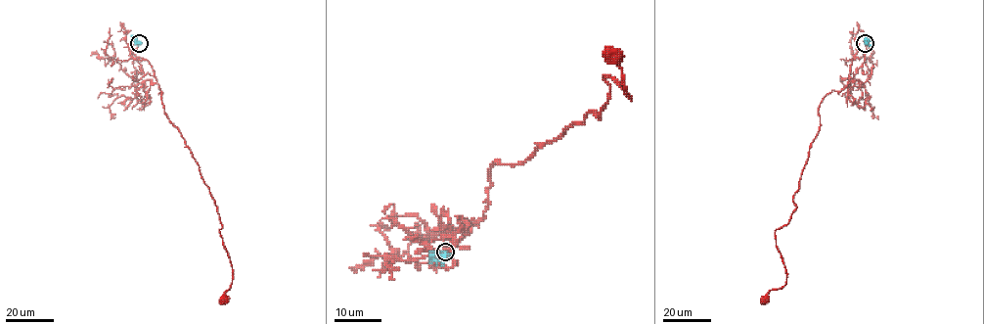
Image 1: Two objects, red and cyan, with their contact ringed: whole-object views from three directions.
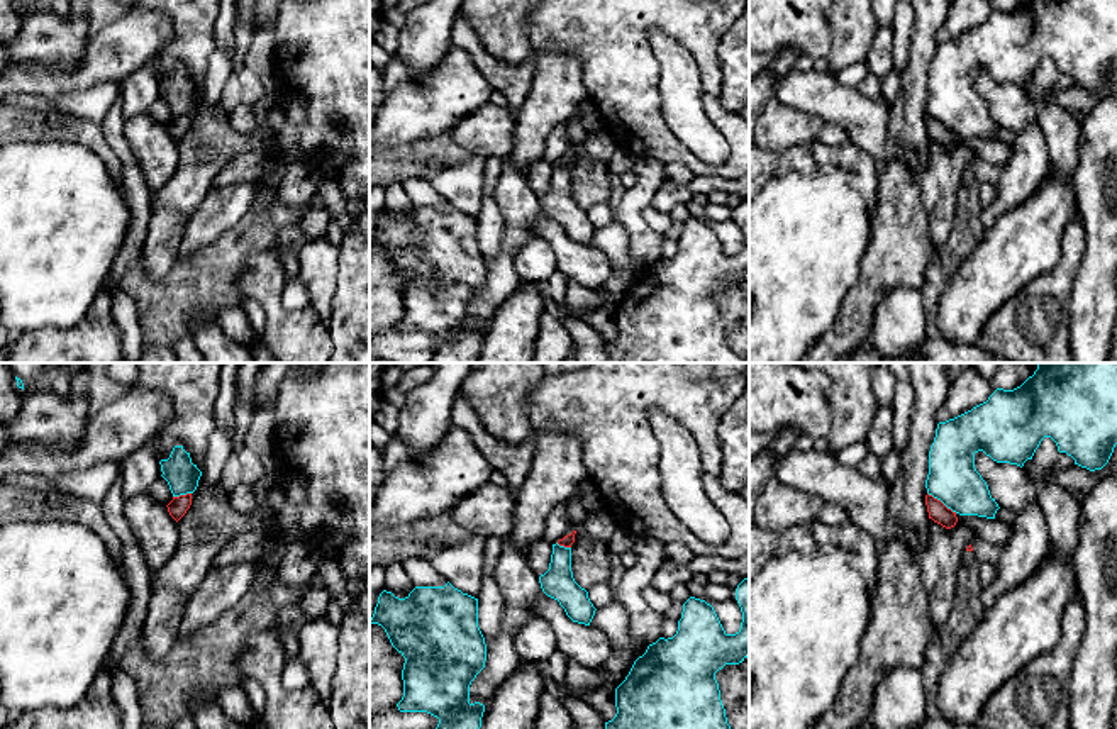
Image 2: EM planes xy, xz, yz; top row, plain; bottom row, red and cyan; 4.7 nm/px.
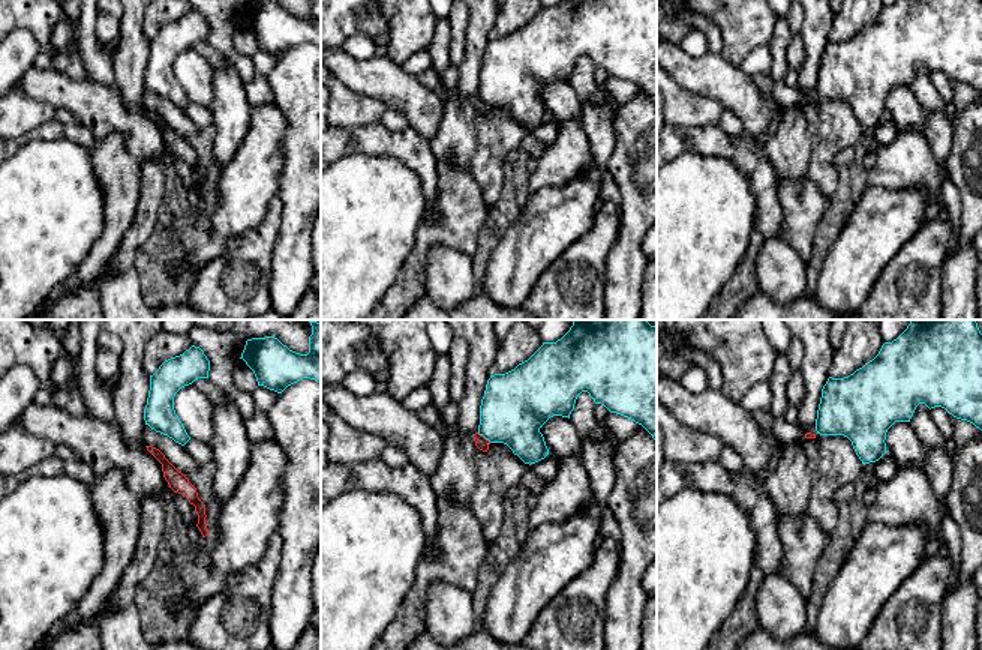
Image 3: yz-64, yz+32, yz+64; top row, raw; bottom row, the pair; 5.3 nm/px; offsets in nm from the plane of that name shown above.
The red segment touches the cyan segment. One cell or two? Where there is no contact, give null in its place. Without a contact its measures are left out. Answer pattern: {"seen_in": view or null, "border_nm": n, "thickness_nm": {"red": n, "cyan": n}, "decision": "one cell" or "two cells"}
{"seen_in": "yz", "border_nm": 170, "thickness_nm": {"red": 90, "cyan": 240}, "decision": "two cells"}

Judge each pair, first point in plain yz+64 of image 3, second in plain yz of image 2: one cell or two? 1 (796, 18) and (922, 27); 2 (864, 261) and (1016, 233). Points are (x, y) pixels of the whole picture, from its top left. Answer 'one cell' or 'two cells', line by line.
1: two cells
2: one cell

